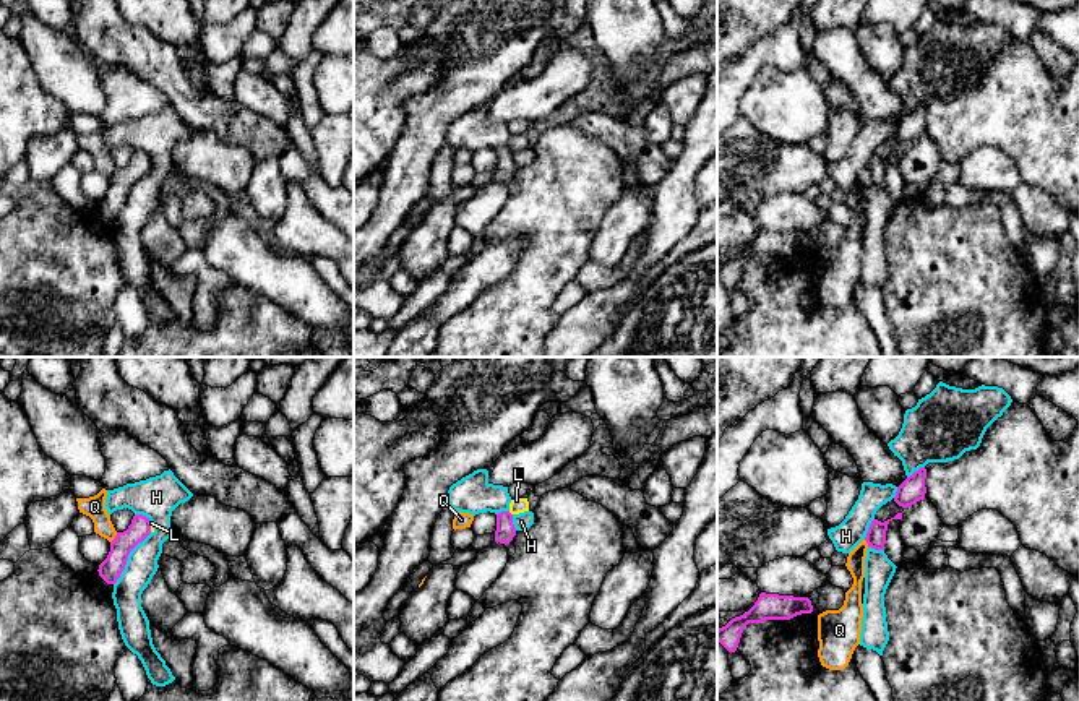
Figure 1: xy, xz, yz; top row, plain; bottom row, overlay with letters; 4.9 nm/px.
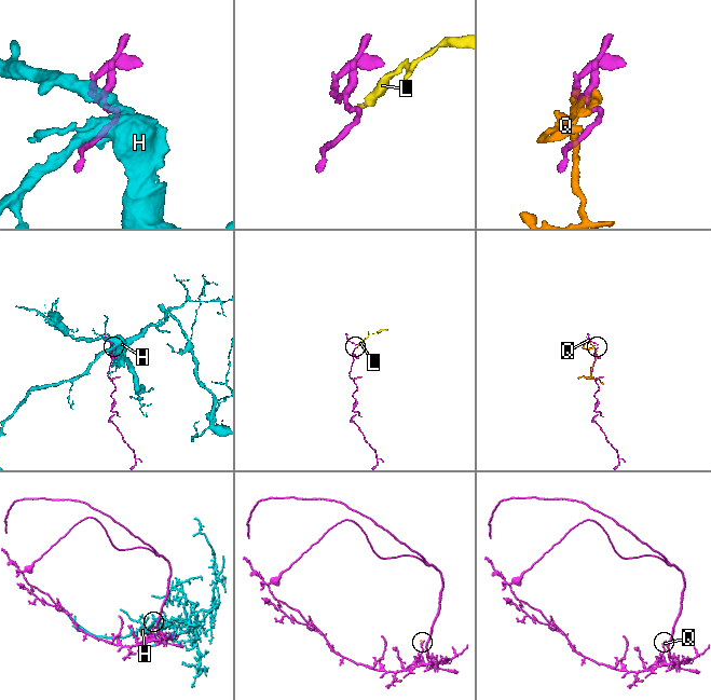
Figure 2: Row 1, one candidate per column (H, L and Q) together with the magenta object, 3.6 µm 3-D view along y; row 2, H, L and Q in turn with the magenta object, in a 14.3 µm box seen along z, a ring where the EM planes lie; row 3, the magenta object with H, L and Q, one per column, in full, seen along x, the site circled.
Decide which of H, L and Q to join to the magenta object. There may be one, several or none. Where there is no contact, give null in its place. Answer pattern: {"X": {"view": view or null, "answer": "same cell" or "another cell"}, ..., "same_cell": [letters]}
{"H": {"view": "xy", "answer": "another cell"}, "L": {"view": "xz", "answer": "another cell"}, "Q": {"view": "xy", "answer": "another cell"}, "same_cell": []}

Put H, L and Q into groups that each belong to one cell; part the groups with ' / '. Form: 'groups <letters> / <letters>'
groups H / L Q

